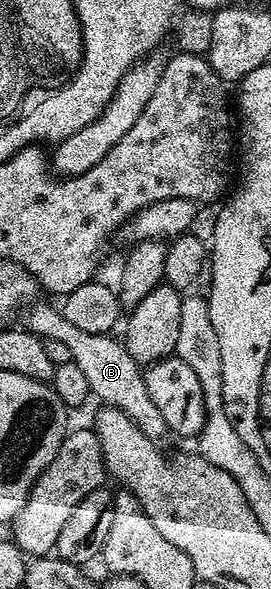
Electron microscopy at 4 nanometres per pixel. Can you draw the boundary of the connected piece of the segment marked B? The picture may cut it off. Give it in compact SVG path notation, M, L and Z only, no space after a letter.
M33 302L25 312L27 330L42 339L54 339L64 342L70 347L72 362L78 365L78 369L86 376L92 389L92 395L99 398L105 406L118 408L126 413L144 433L154 440L161 440L162 435L167 434L167 426L162 418L162 413L158 407L150 401L150 395L145 387L145 379L141 366L130 357L130 353L118 340L111 334L90 334L76 328L75 325L67 321L63 310L60 310L48 303Z

